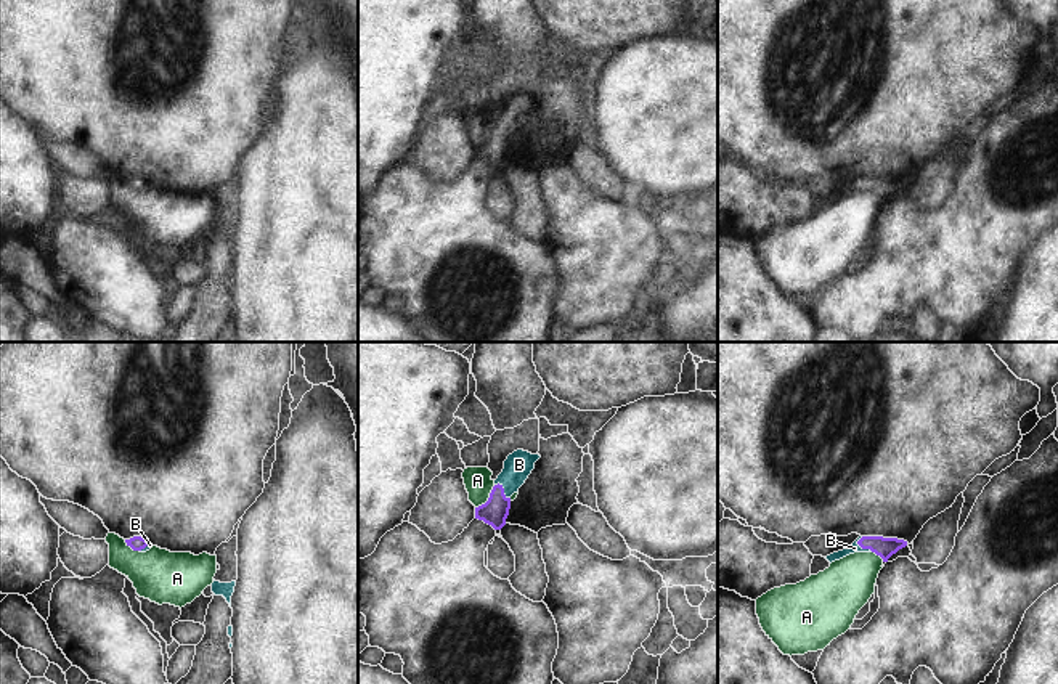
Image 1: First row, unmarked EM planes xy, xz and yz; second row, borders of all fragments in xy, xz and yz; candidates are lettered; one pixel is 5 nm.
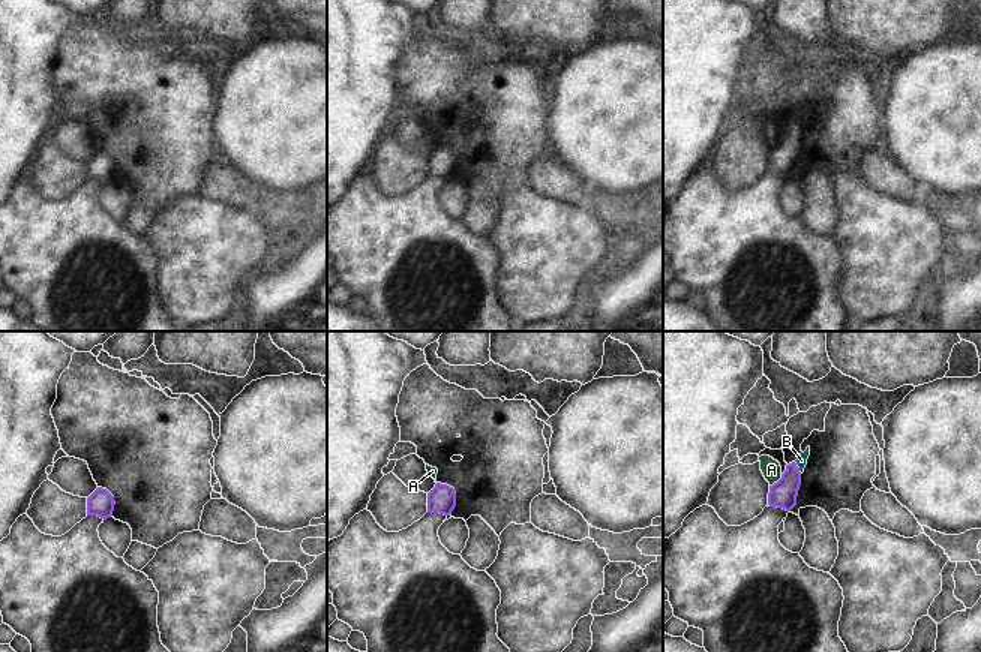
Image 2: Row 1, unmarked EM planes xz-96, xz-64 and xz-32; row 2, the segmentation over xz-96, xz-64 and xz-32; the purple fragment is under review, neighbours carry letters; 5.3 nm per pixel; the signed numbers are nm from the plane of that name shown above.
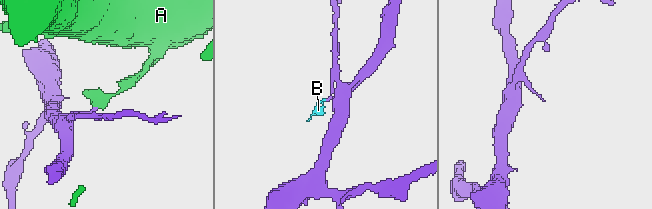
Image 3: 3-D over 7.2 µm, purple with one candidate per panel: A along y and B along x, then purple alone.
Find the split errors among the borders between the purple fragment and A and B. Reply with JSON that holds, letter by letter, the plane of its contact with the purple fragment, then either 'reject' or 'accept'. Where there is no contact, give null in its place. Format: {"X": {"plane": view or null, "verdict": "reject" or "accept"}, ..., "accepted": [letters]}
{"A": {"plane": "xz", "verdict": "reject"}, "B": {"plane": "xz", "verdict": "accept"}, "accepted": ["B"]}

